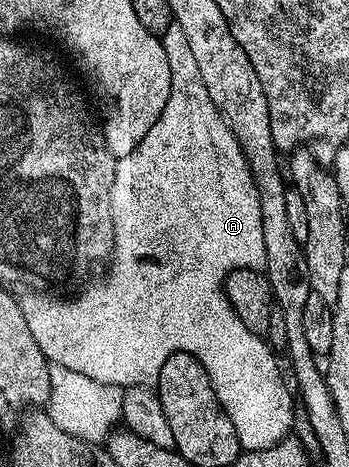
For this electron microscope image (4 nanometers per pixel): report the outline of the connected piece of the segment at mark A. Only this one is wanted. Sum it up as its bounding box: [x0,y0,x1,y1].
[20,24,295,451]

